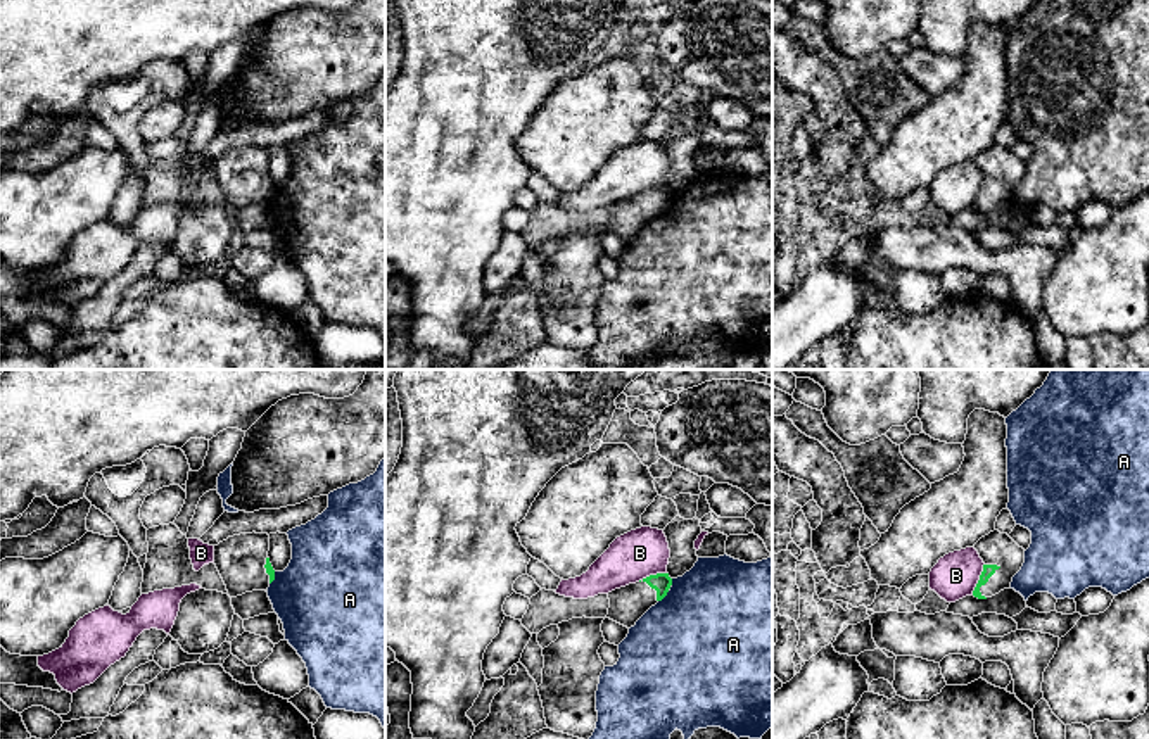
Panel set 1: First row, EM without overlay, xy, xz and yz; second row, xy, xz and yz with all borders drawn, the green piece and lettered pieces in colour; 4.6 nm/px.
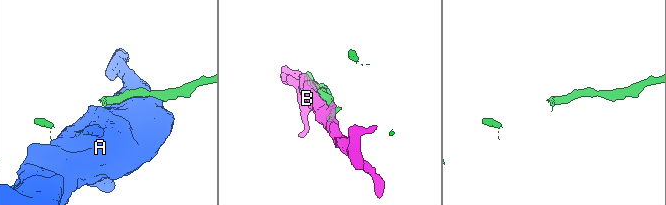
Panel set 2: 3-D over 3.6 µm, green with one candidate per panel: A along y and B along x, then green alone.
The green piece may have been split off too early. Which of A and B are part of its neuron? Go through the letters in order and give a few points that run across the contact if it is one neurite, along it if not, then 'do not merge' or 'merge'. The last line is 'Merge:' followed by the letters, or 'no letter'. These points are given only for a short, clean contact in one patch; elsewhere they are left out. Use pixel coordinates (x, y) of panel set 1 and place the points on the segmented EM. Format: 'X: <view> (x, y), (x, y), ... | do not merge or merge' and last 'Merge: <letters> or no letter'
A: do not merge
B: do not merge
Merge: no letter

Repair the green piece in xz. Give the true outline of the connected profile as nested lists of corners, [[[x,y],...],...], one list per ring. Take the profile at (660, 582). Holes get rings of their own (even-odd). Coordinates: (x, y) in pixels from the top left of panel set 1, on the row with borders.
[[[657,573],[641,582],[608,592],[610,608],[606,618],[631,628],[658,601],[662,601],[672,585],[669,573]]]

